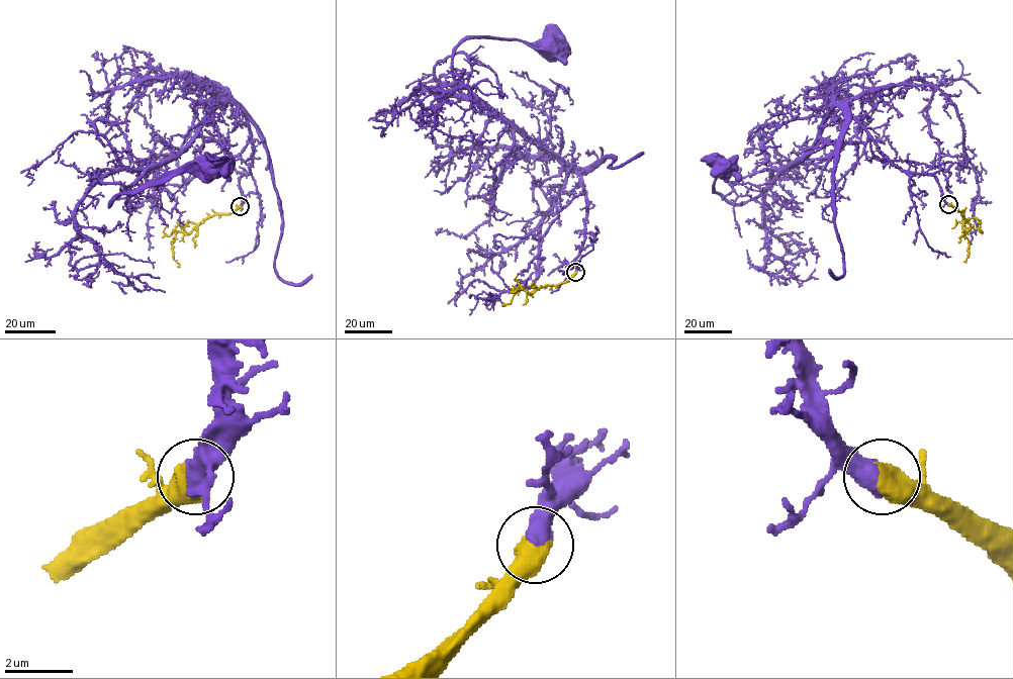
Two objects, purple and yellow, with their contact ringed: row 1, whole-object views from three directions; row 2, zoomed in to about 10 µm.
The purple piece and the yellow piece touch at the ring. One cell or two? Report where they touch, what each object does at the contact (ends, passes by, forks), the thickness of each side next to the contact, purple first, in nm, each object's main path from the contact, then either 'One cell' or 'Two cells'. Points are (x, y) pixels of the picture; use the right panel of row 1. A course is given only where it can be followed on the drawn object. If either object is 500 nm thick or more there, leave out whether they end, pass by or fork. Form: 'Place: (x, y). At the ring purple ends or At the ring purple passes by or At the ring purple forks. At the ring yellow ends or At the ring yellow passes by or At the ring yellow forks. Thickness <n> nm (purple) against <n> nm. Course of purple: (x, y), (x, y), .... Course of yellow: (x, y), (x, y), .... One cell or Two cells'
Place: (948, 204). Thickness 650 nm (purple) against 750 nm. Course of purple: (948, 204), (936, 178), (899, 170), (839, 106), (819, 139), (755, 197), (733, 203), (716, 191), (722, 166). Course of yellow: (948, 204), (961, 212), (970, 224), (965, 234), (969, 257), (964, 261). One cell

